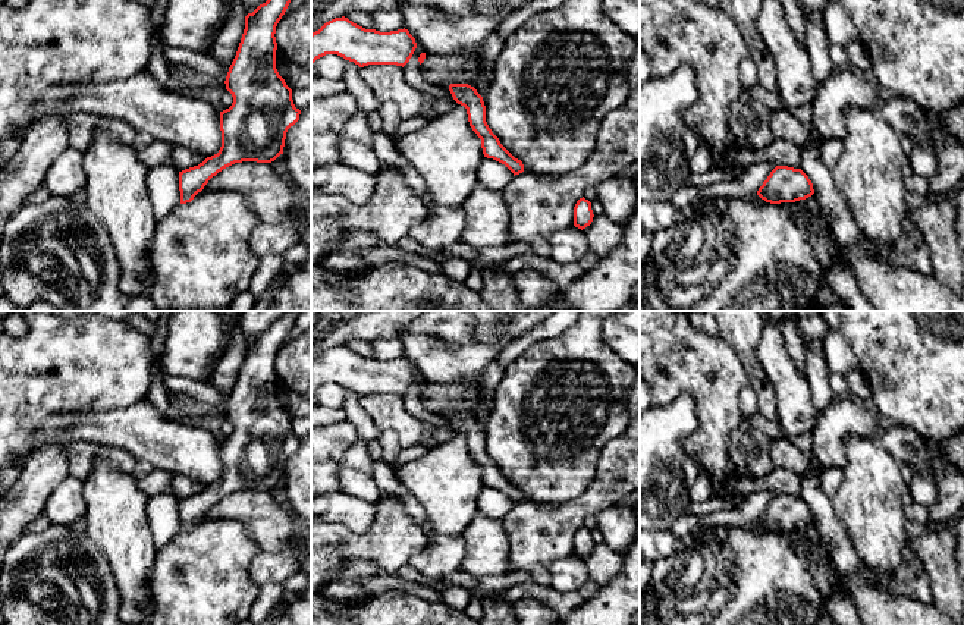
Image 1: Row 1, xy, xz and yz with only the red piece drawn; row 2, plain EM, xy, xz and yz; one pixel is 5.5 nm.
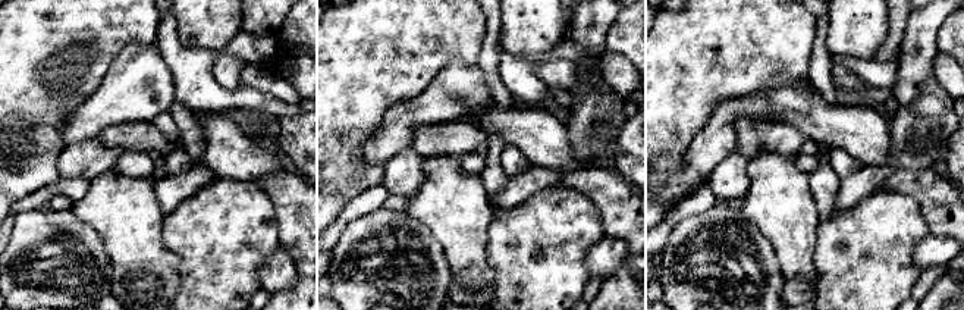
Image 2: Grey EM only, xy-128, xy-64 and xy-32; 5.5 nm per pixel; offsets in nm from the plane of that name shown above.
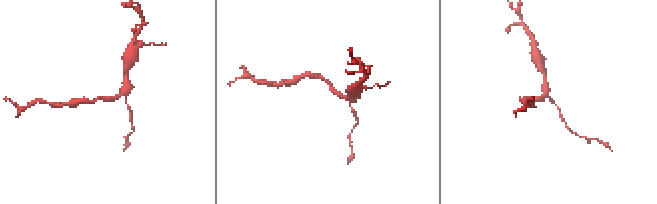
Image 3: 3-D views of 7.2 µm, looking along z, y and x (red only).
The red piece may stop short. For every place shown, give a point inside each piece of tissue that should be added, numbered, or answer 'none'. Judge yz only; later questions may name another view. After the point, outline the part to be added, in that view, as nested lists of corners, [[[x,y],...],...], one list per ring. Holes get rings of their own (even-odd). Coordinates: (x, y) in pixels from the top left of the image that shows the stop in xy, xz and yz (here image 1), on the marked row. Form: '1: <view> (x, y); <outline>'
none

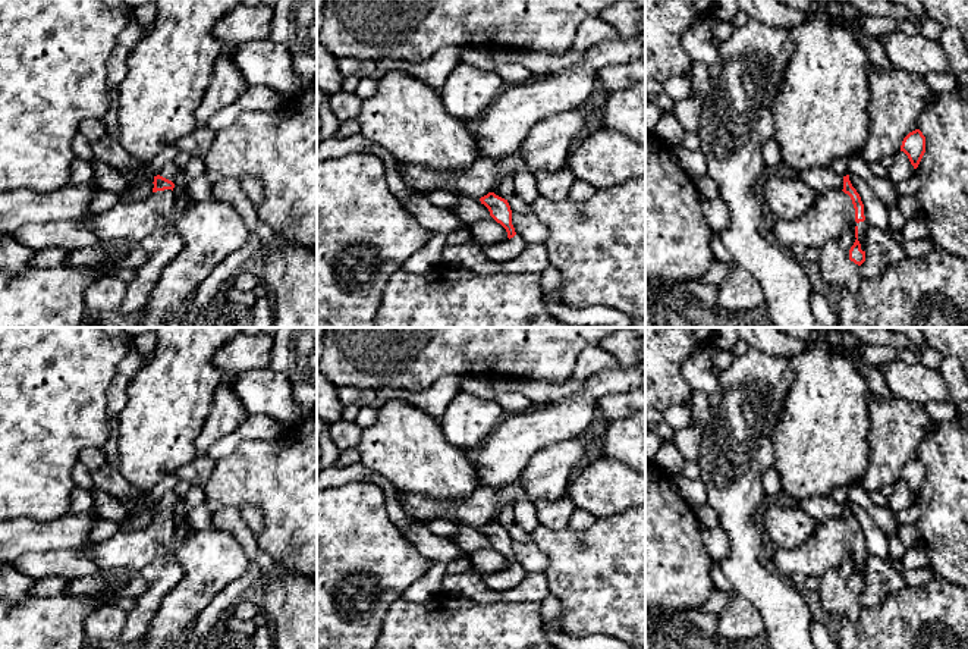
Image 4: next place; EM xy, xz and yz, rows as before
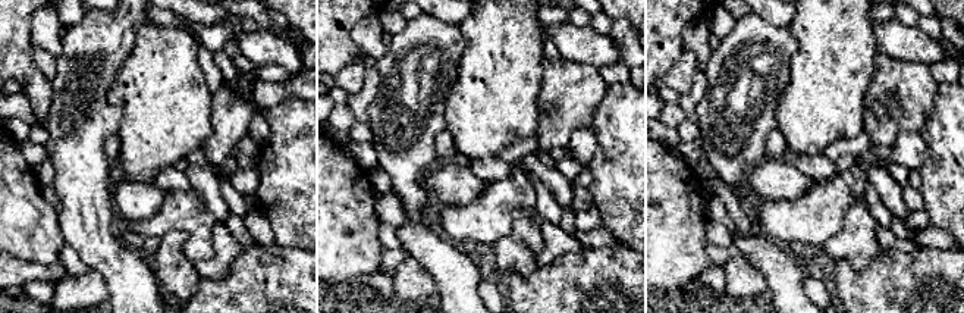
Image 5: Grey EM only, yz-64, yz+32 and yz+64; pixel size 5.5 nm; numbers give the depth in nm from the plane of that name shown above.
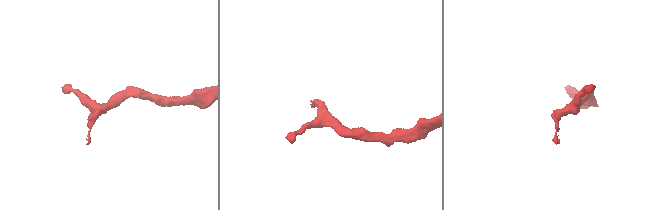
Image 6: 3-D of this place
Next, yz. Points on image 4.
1: yz (832, 213); [[[832,189],[817,194],[811,209],[802,217],[793,220],[776,217],[773,233],[786,248],[801,245],[821,250],[826,244],[839,239],[849,228],[858,229],[858,241],[865,251],[862,239],[867,233],[867,222],[857,223],[851,197],[842,189]]]

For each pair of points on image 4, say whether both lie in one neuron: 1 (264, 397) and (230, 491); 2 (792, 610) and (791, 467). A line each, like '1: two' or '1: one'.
1: two
2: two

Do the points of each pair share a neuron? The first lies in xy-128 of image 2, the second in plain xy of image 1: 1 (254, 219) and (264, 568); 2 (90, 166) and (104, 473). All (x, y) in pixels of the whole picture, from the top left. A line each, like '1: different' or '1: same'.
1: different
2: different

